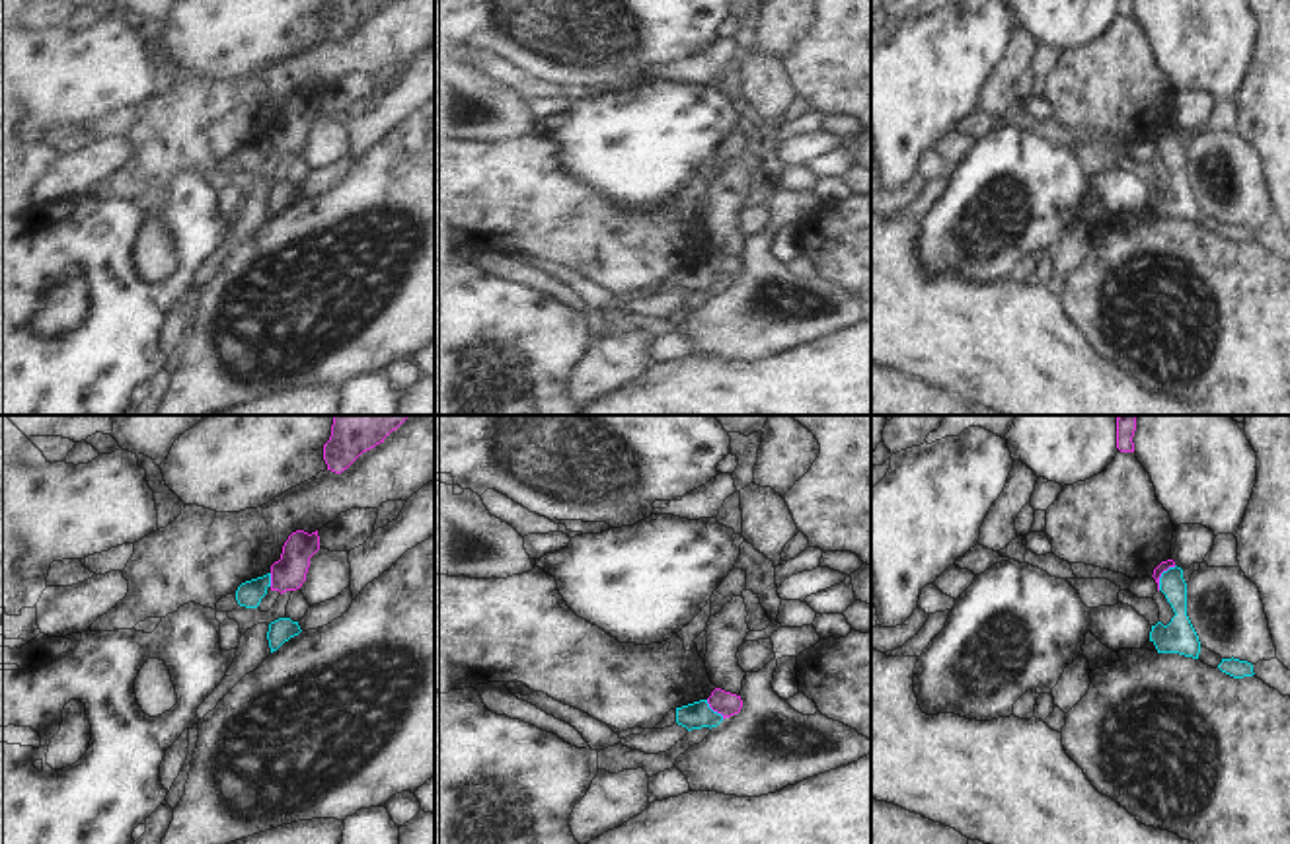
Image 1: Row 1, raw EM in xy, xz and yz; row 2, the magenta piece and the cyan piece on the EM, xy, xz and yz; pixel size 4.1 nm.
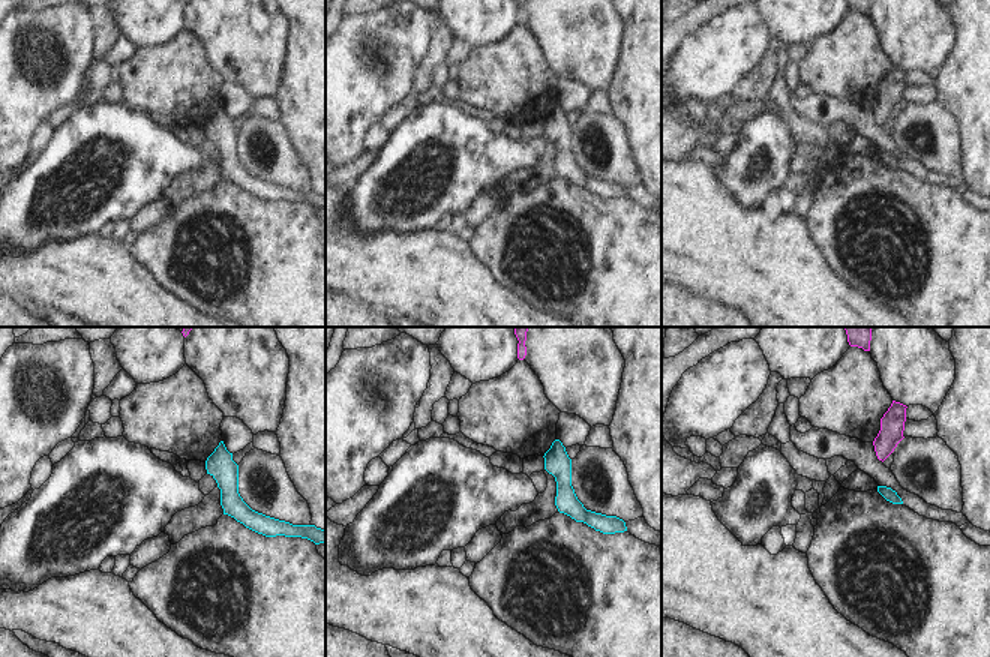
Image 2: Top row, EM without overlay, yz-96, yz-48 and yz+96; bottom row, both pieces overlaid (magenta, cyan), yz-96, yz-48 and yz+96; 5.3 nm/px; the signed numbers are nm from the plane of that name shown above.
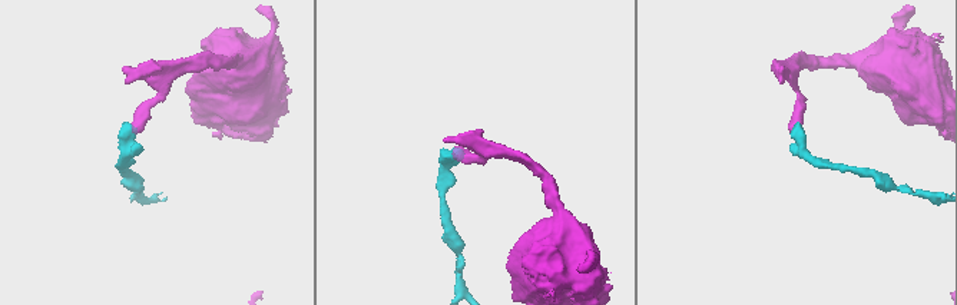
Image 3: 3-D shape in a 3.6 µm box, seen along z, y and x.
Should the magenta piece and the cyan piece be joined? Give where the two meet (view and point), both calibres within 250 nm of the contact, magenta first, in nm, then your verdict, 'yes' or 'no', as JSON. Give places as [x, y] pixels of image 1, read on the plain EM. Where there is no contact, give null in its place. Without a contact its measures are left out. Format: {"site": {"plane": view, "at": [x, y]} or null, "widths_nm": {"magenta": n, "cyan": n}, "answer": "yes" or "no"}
{"site": {"plane": "yz", "at": [1160, 139]}, "widths_nm": {"magenta": 50, "cyan": 120}, "answer": "no"}

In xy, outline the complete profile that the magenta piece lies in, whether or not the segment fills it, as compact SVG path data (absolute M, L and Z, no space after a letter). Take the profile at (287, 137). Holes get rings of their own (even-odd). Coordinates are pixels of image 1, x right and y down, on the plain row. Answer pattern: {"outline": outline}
{"outline": "M296 94L283 109L281 123L271 129L271 154L281 158L296 154L306 144L310 121L320 113L318 94L308 97Z"}

